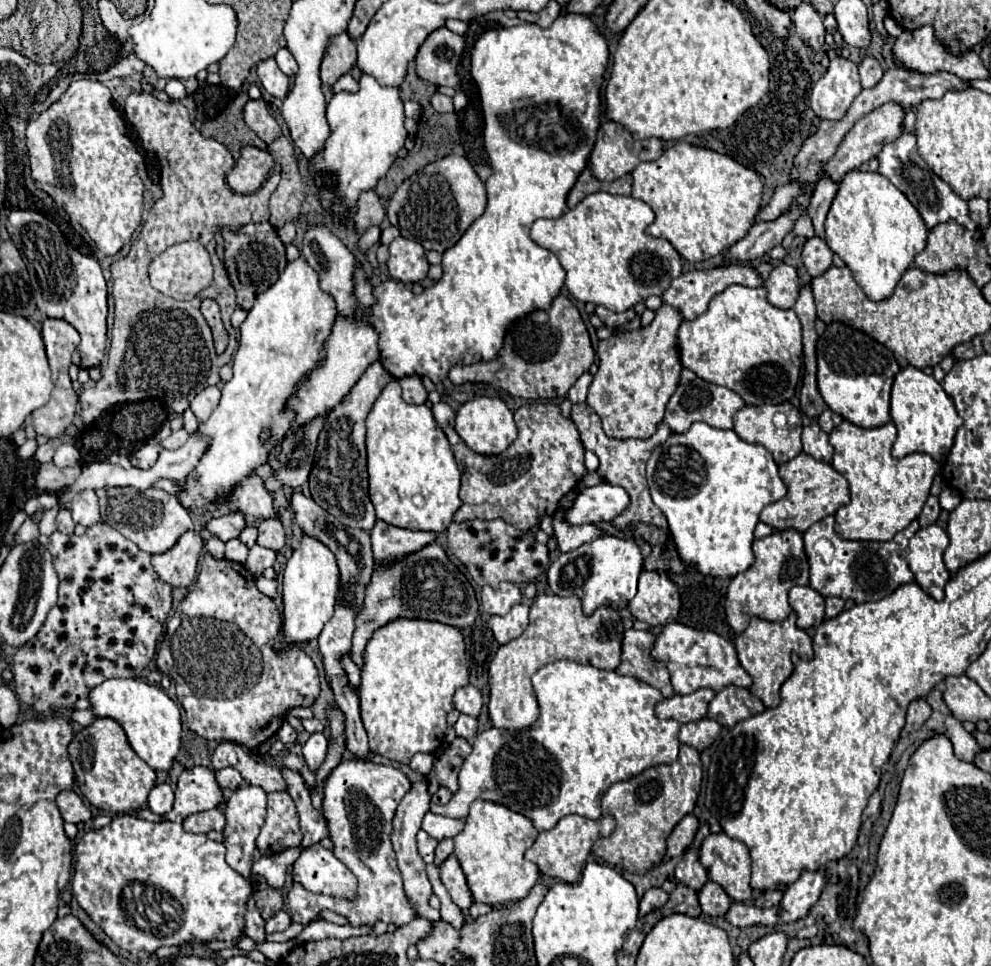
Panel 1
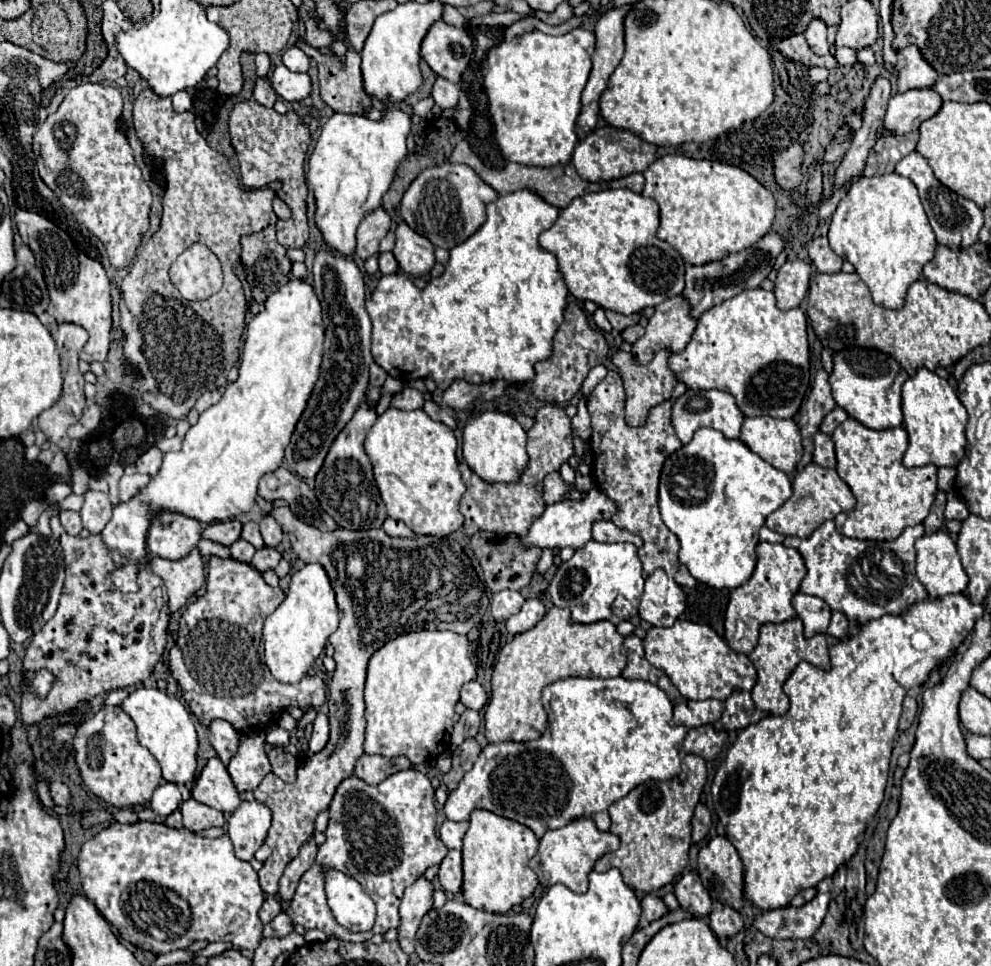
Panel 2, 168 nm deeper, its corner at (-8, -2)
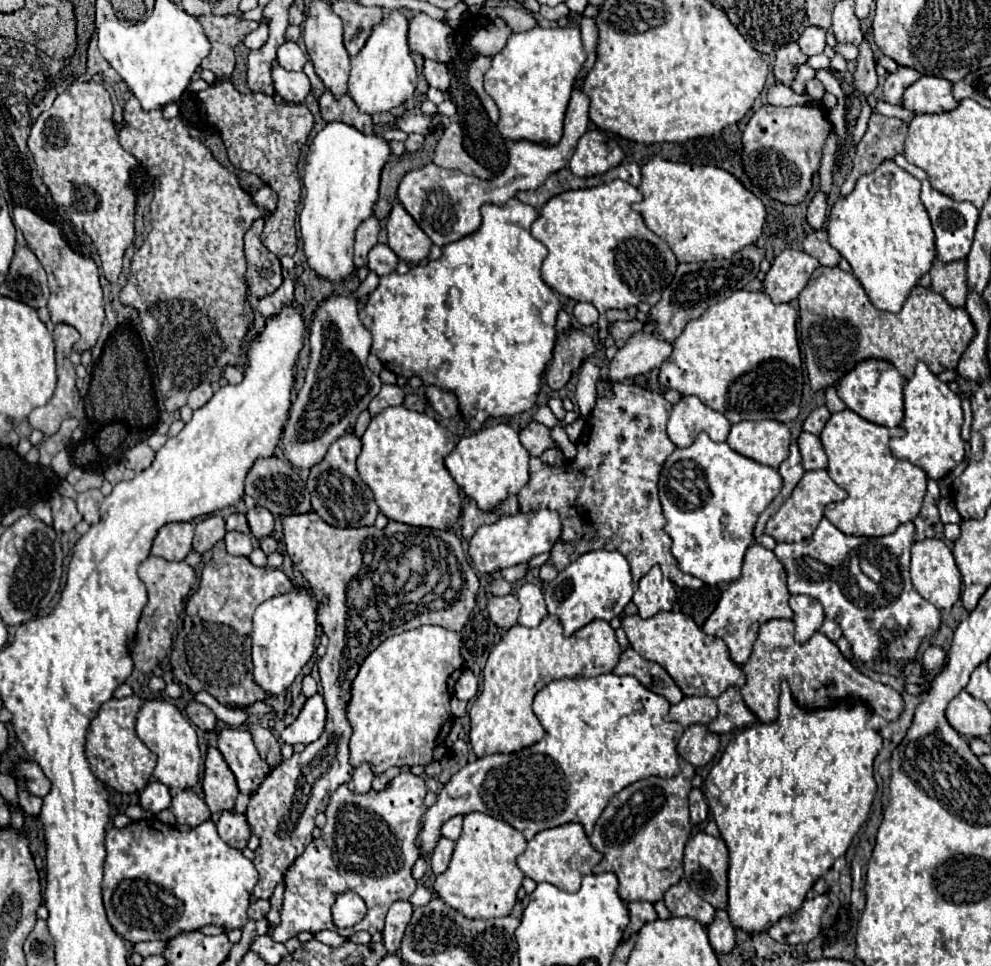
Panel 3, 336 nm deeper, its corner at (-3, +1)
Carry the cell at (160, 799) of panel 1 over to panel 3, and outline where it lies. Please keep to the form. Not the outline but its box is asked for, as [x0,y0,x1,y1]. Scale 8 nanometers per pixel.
[140,780,172,814]

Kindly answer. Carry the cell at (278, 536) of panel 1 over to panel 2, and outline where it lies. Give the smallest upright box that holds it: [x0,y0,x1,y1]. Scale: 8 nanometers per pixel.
[259,515,283,547]

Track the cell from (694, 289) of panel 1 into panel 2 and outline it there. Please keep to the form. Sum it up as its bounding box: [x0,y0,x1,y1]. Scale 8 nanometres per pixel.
[631,295,697,363]

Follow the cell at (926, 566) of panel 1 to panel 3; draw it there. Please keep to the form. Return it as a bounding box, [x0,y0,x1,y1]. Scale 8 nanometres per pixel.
[910,538,962,608]

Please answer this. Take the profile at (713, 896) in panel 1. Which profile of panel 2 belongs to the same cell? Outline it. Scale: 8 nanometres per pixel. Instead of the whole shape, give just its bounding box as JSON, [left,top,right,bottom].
[709,901,743,939]

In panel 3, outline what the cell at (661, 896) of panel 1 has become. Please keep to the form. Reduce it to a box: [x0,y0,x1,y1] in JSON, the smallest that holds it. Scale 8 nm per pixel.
[628,900,658,924]

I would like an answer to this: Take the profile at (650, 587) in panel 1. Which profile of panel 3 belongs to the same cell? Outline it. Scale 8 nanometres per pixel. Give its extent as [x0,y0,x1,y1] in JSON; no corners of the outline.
[632,568,676,618]

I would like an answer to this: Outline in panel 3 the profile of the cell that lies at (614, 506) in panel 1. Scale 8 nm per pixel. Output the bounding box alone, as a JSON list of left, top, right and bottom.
[470,508,560,574]

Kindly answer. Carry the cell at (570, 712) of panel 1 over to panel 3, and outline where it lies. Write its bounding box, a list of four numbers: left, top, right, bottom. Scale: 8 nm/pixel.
[418,672,684,854]

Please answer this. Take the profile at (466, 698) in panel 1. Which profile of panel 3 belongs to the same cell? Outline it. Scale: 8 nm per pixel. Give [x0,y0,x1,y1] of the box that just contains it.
[454,670,478,702]

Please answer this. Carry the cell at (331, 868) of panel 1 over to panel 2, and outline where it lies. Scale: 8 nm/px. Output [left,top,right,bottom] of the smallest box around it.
[325,871,375,933]

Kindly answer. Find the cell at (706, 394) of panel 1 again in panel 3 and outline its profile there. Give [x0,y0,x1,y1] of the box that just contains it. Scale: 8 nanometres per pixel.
[668,396,732,448]

